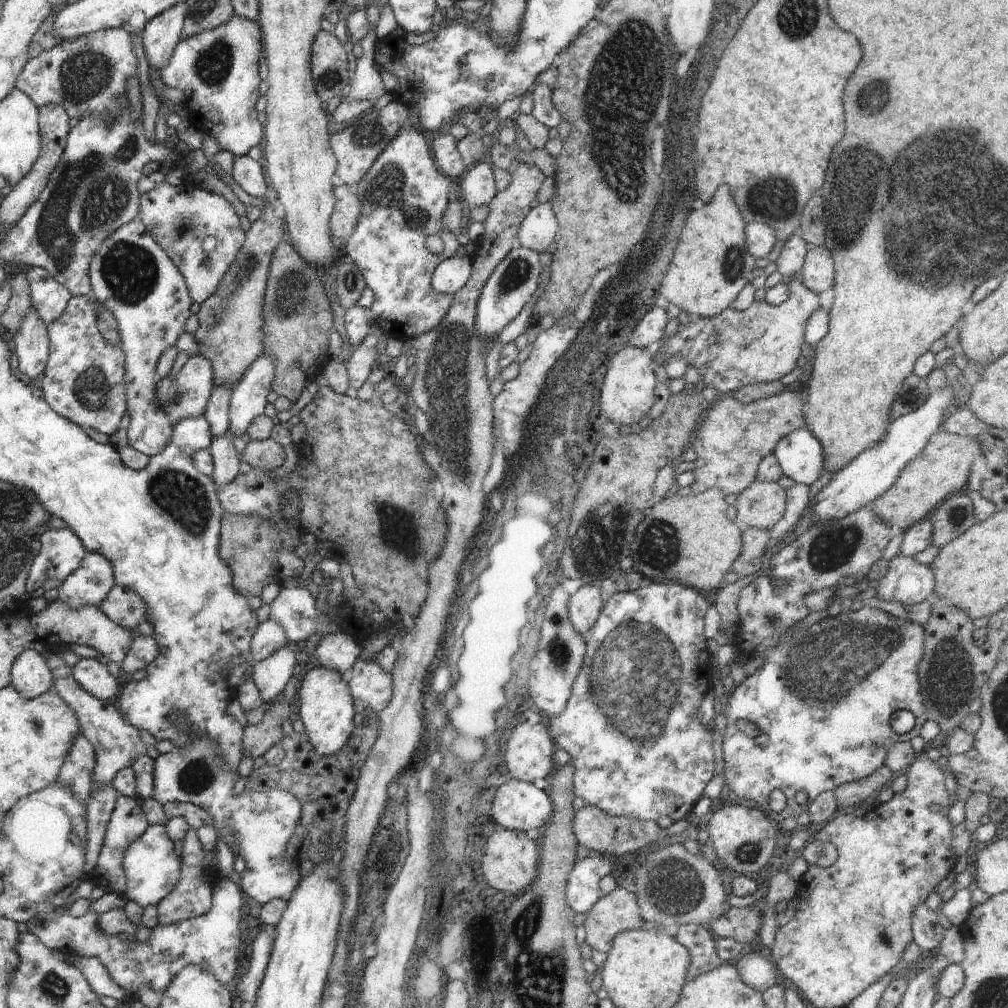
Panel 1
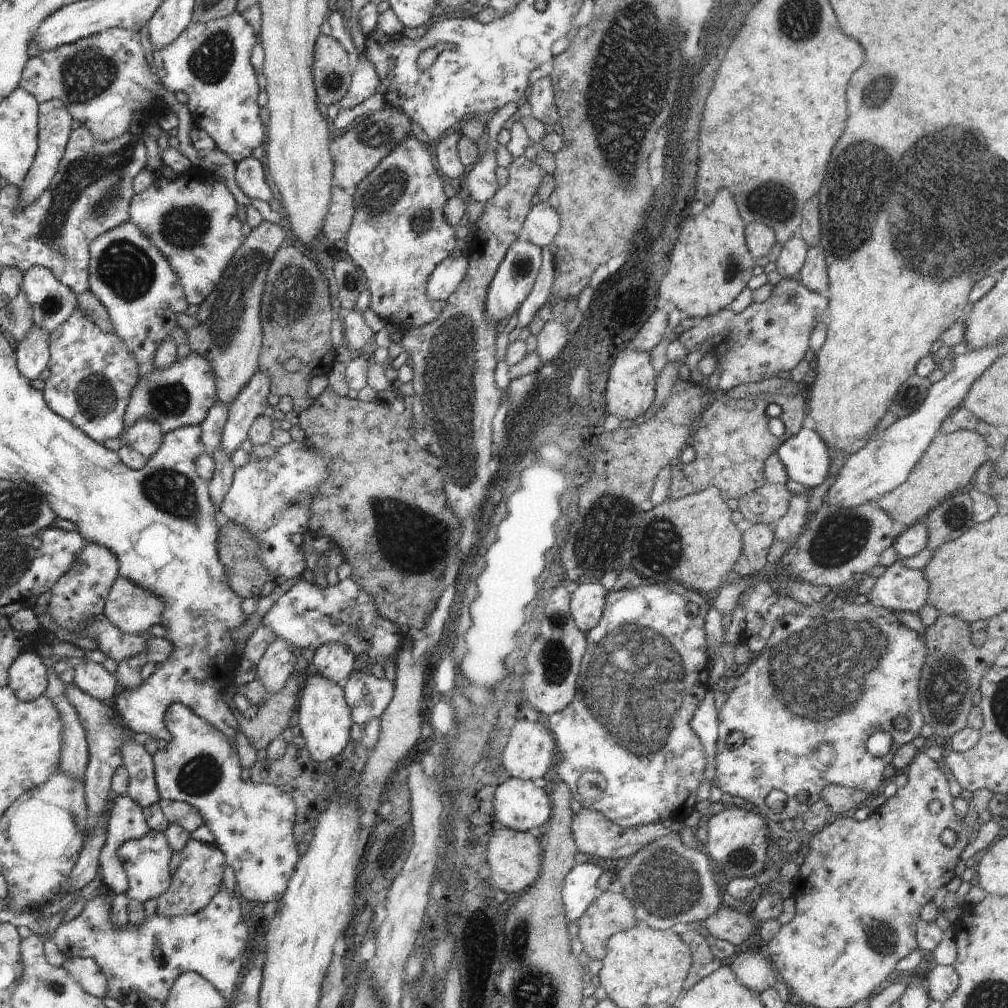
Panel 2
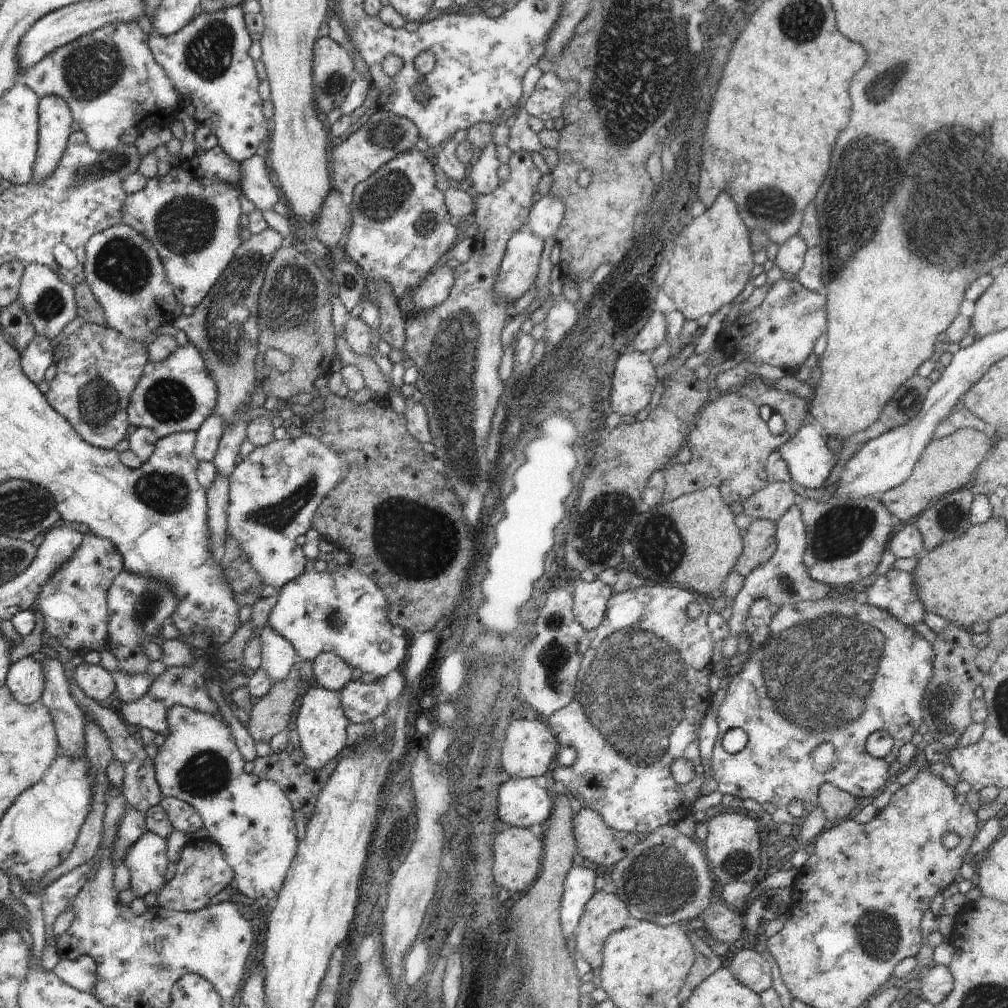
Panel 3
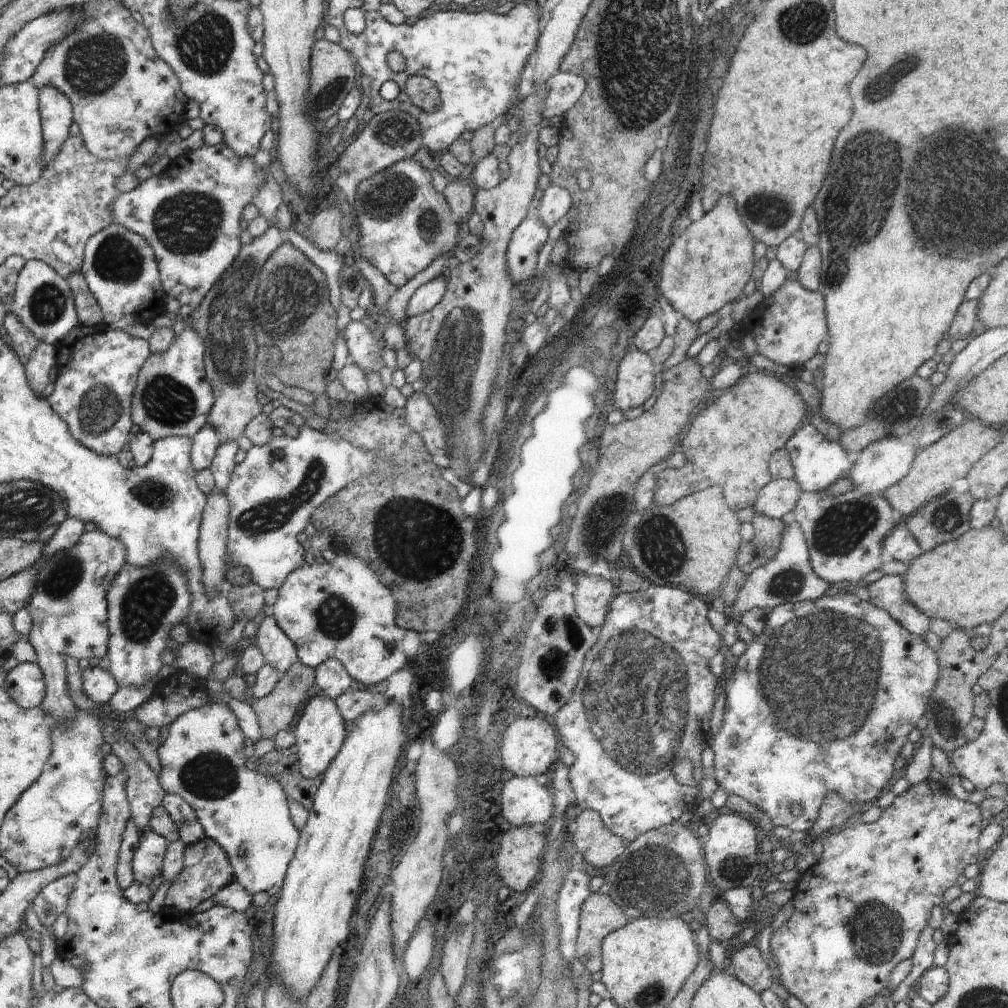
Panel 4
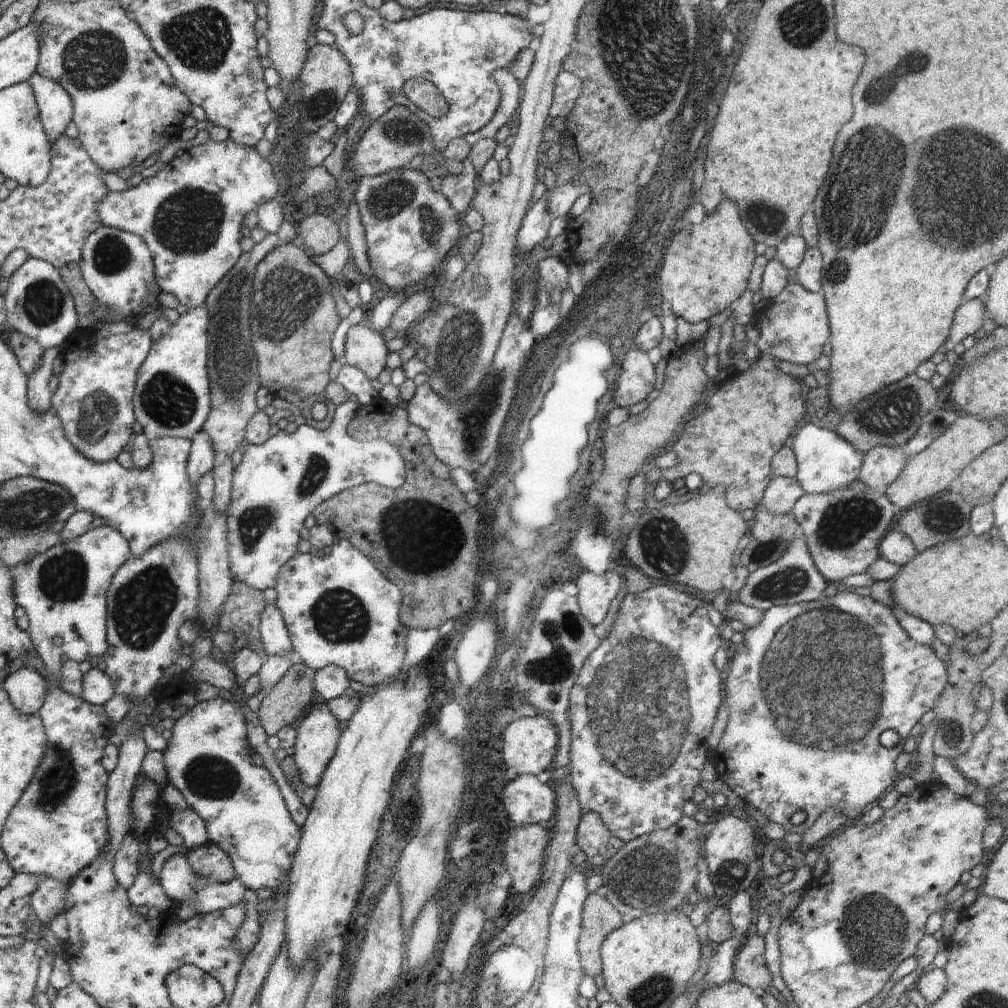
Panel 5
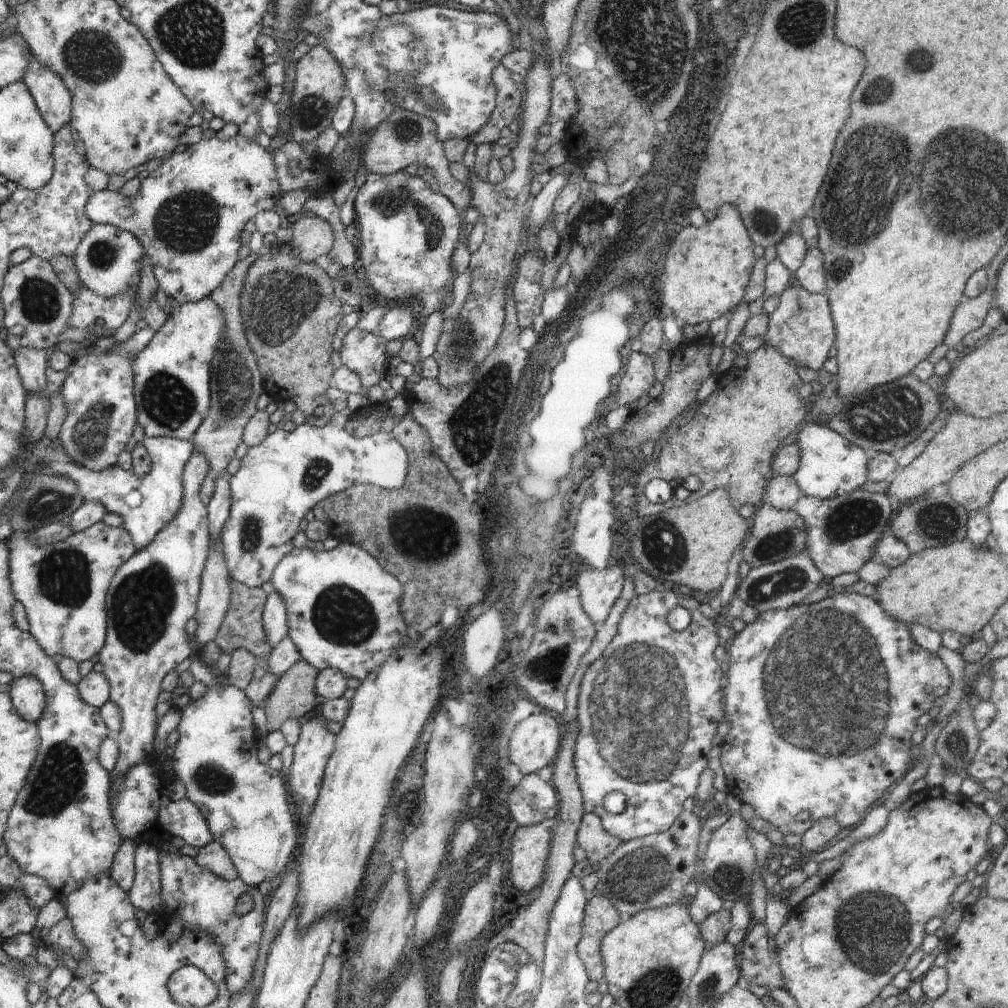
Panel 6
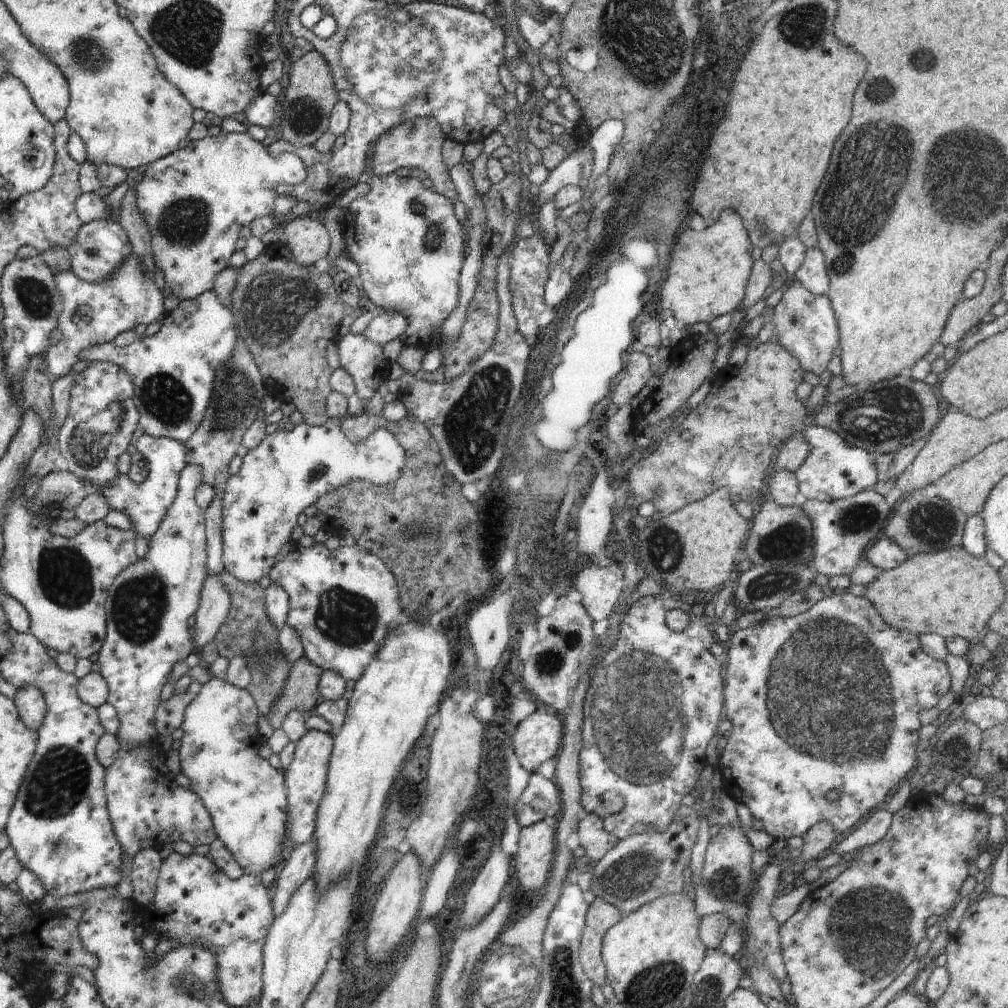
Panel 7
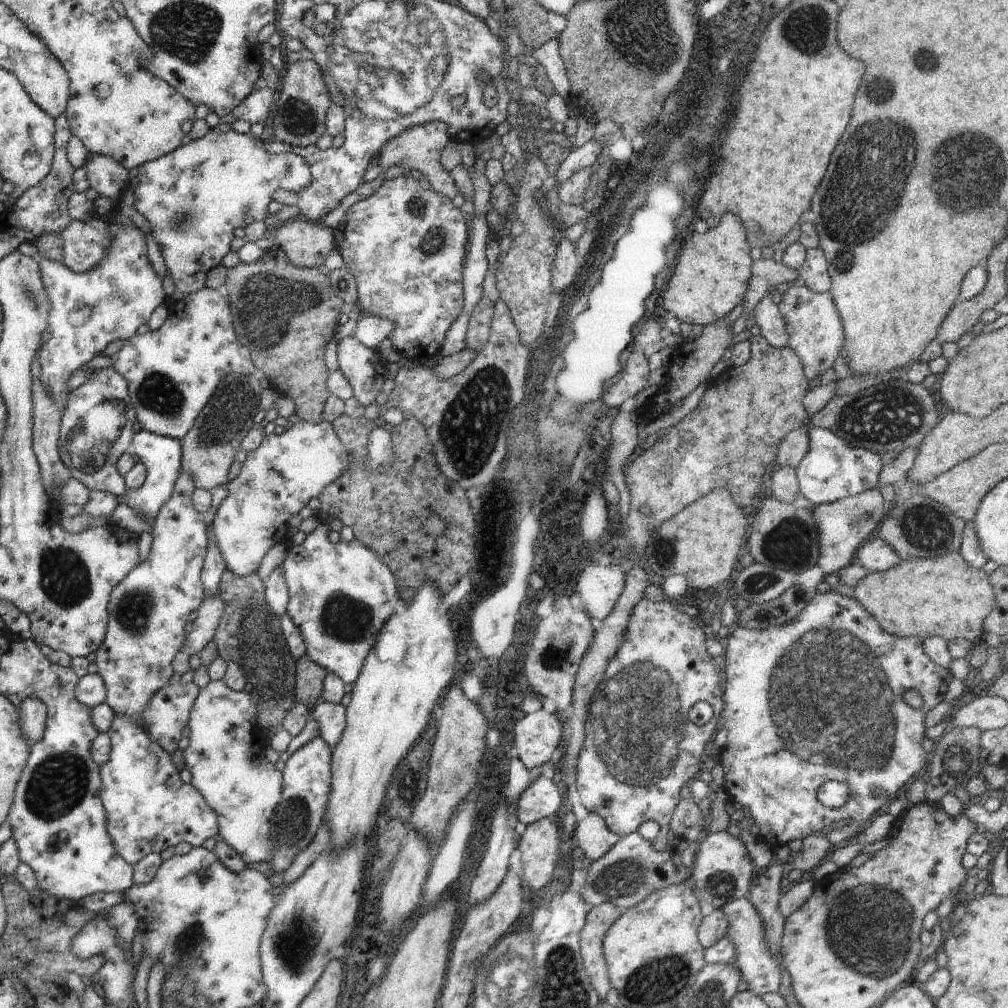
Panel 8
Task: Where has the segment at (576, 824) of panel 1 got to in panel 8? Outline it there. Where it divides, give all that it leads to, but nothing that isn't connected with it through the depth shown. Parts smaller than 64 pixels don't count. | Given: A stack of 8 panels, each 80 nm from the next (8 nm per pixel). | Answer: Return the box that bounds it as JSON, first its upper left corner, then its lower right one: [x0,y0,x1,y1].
[574,813,620,860]

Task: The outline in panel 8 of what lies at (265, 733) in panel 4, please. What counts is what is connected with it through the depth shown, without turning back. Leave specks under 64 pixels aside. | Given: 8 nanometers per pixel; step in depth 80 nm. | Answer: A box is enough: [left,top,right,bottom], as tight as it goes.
[294,654,329,708]

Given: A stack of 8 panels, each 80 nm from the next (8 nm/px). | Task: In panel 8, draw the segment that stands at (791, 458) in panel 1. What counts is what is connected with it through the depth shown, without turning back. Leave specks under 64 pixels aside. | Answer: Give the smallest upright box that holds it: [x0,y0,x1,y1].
[795,426,883,504]

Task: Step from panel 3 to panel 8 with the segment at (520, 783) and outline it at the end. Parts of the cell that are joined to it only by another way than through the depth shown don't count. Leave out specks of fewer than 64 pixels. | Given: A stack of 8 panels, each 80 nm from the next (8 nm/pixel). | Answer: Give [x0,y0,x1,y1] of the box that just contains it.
[517,775,563,826]

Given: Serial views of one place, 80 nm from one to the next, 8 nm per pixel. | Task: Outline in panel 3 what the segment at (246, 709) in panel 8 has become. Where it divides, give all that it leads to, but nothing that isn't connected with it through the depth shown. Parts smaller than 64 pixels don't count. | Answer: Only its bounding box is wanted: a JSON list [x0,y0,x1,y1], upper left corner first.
[153,705,300,902]

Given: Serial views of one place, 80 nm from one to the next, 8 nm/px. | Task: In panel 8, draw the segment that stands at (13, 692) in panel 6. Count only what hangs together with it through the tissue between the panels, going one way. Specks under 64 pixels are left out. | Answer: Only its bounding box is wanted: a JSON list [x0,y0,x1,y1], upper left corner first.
[19,697,47,742]

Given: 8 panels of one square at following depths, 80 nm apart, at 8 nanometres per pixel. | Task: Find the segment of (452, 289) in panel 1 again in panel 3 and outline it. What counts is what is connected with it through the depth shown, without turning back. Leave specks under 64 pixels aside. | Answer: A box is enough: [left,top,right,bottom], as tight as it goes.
[413,263,455,312]

